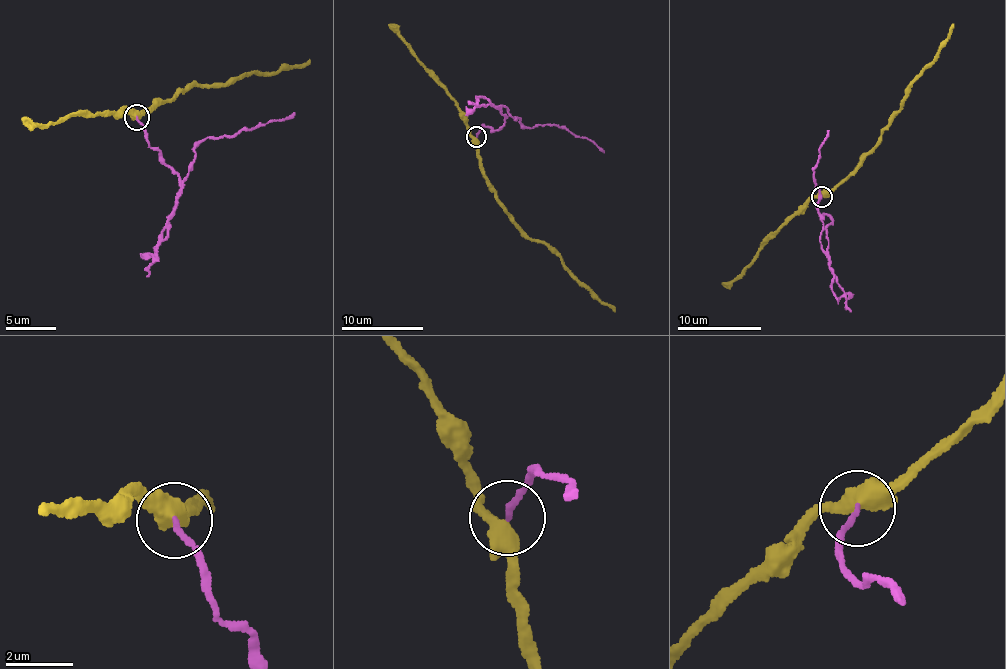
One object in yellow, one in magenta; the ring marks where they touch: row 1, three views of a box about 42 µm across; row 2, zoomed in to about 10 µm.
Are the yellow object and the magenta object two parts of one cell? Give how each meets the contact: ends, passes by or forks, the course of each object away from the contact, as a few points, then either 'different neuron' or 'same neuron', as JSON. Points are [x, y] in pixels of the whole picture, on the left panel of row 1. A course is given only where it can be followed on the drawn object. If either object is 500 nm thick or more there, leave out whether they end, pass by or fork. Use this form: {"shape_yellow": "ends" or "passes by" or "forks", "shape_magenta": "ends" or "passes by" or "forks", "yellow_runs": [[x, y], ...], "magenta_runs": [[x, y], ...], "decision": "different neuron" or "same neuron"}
{"shape_yellow": "forks", "shape_magenta": "ends", "yellow_runs": [[136, 116], [137, 119], [176, 93], [206, 84], [224, 85], [255, 72], [271, 75], [309, 59]], "magenta_runs": [[136, 118], [145, 138], [167, 166], [184, 178], [193, 158], [193, 147], [201, 141], [236, 136], [294, 113]], "decision": "different neuron"}

